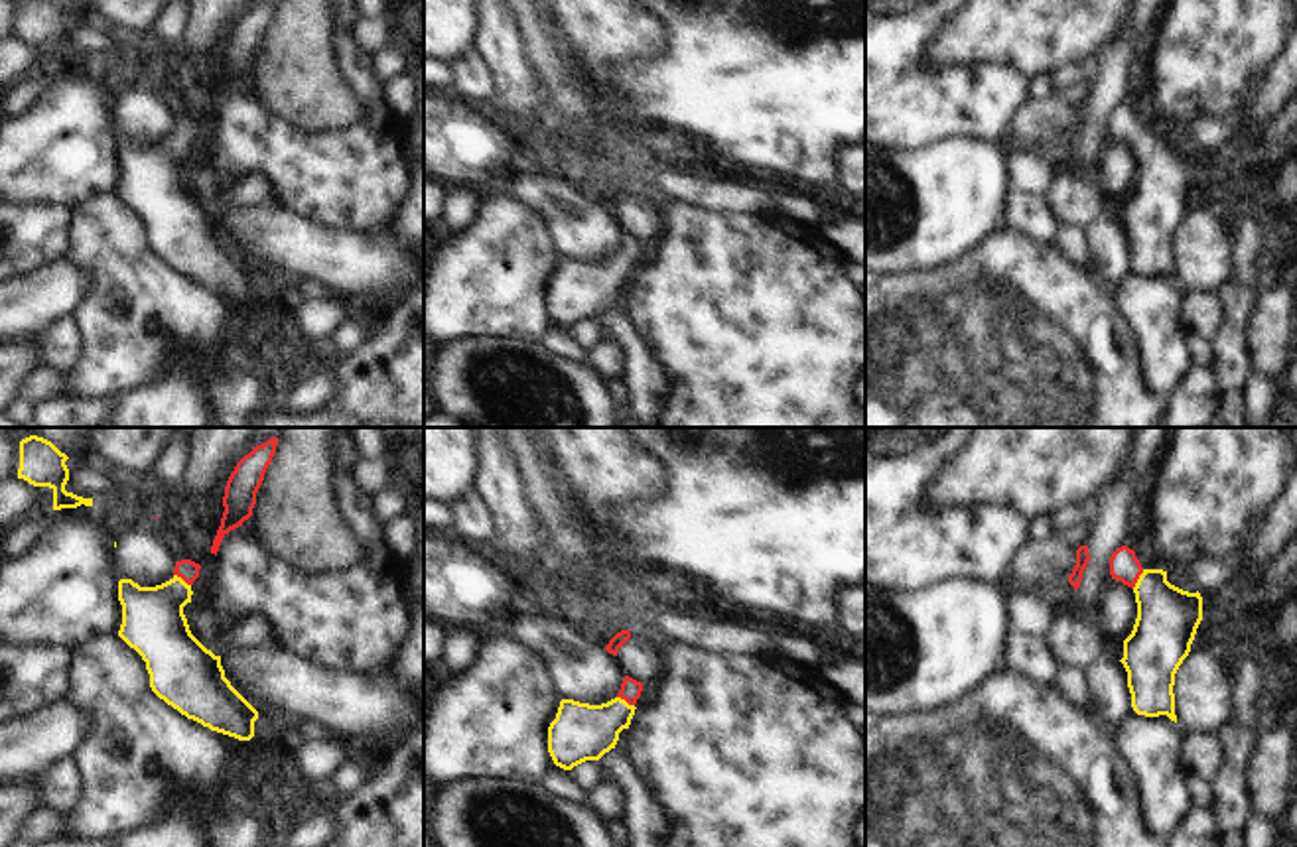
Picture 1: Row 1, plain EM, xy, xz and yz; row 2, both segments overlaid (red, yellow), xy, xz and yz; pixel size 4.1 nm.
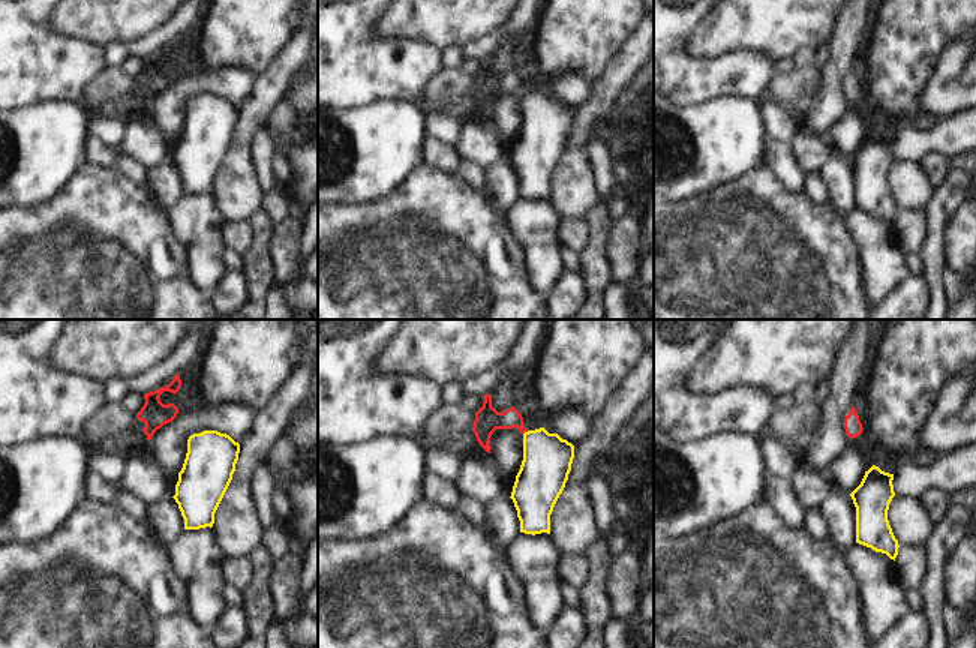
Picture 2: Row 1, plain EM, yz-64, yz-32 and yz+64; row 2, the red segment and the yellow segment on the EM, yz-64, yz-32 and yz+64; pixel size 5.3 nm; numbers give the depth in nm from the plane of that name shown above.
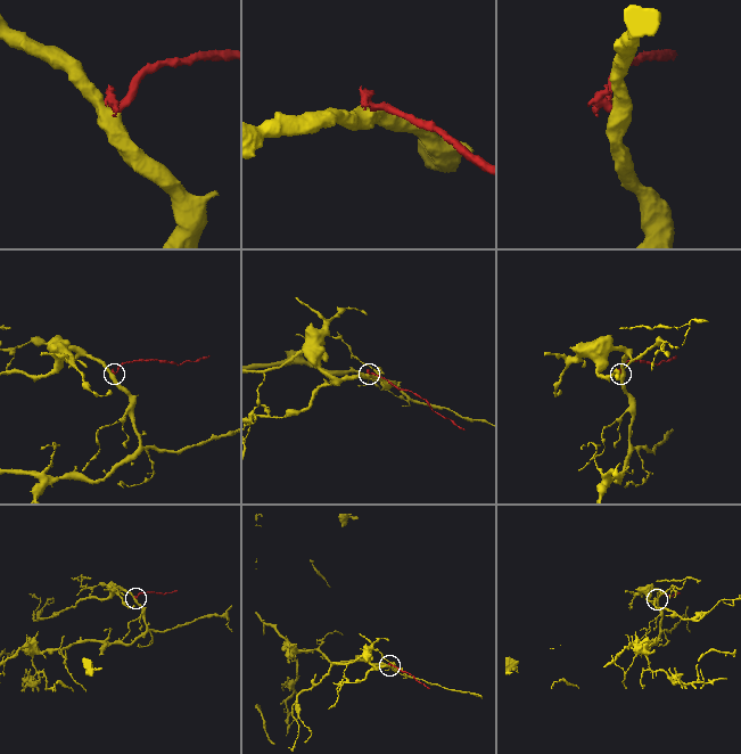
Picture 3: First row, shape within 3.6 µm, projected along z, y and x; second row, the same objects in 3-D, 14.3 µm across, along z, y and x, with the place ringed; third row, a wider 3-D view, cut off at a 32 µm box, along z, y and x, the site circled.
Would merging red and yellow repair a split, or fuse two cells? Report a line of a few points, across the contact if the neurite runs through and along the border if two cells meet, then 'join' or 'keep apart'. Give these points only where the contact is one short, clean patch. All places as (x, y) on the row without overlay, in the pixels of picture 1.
line yz (1124, 125), (1138, 136), (1154, 152), (1167, 176); join

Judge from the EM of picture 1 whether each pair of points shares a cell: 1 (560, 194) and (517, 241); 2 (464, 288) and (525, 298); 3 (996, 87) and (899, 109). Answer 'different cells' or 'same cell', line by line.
1: different cells
2: same cell
3: same cell

